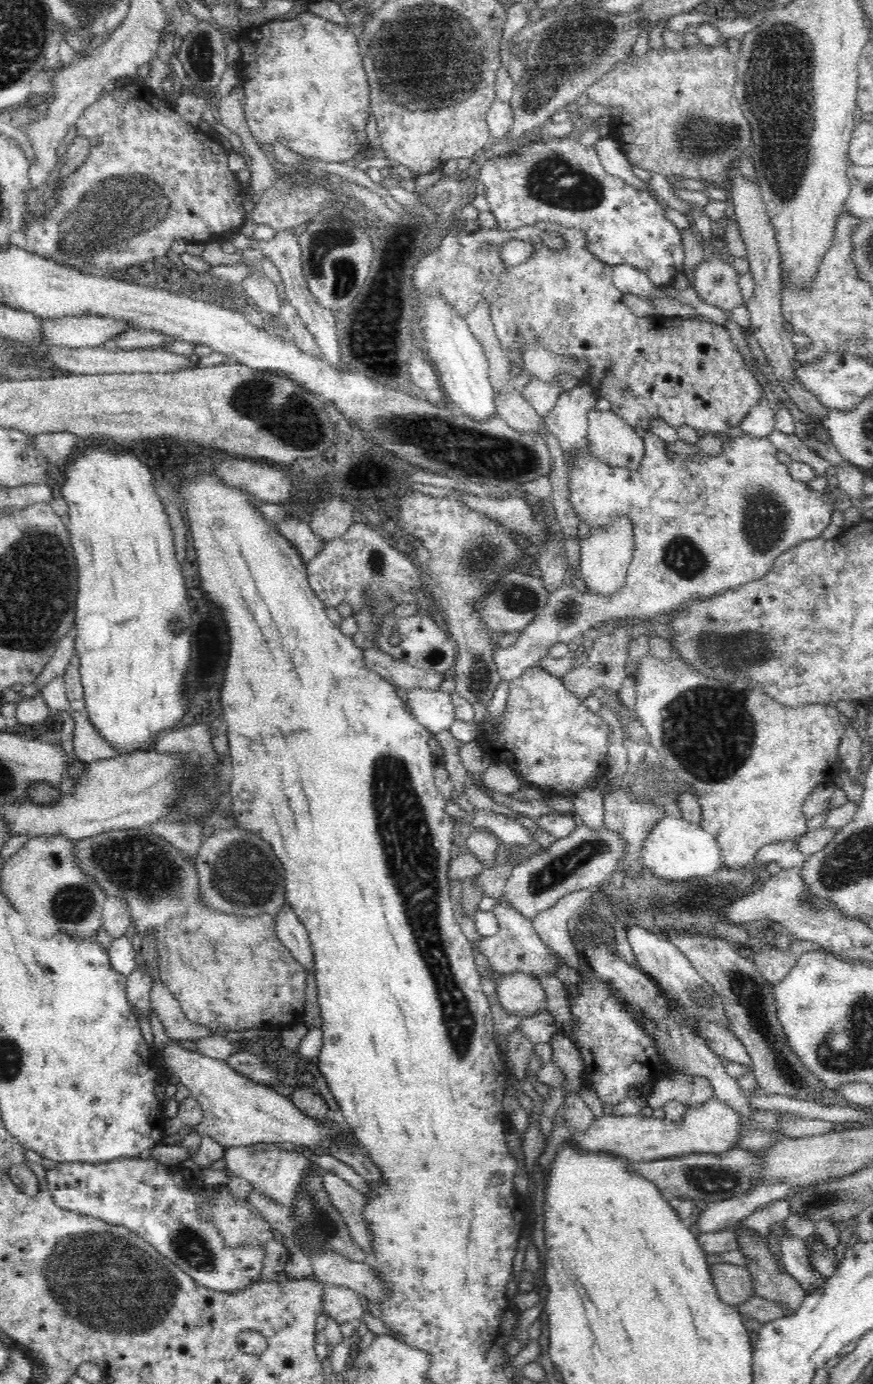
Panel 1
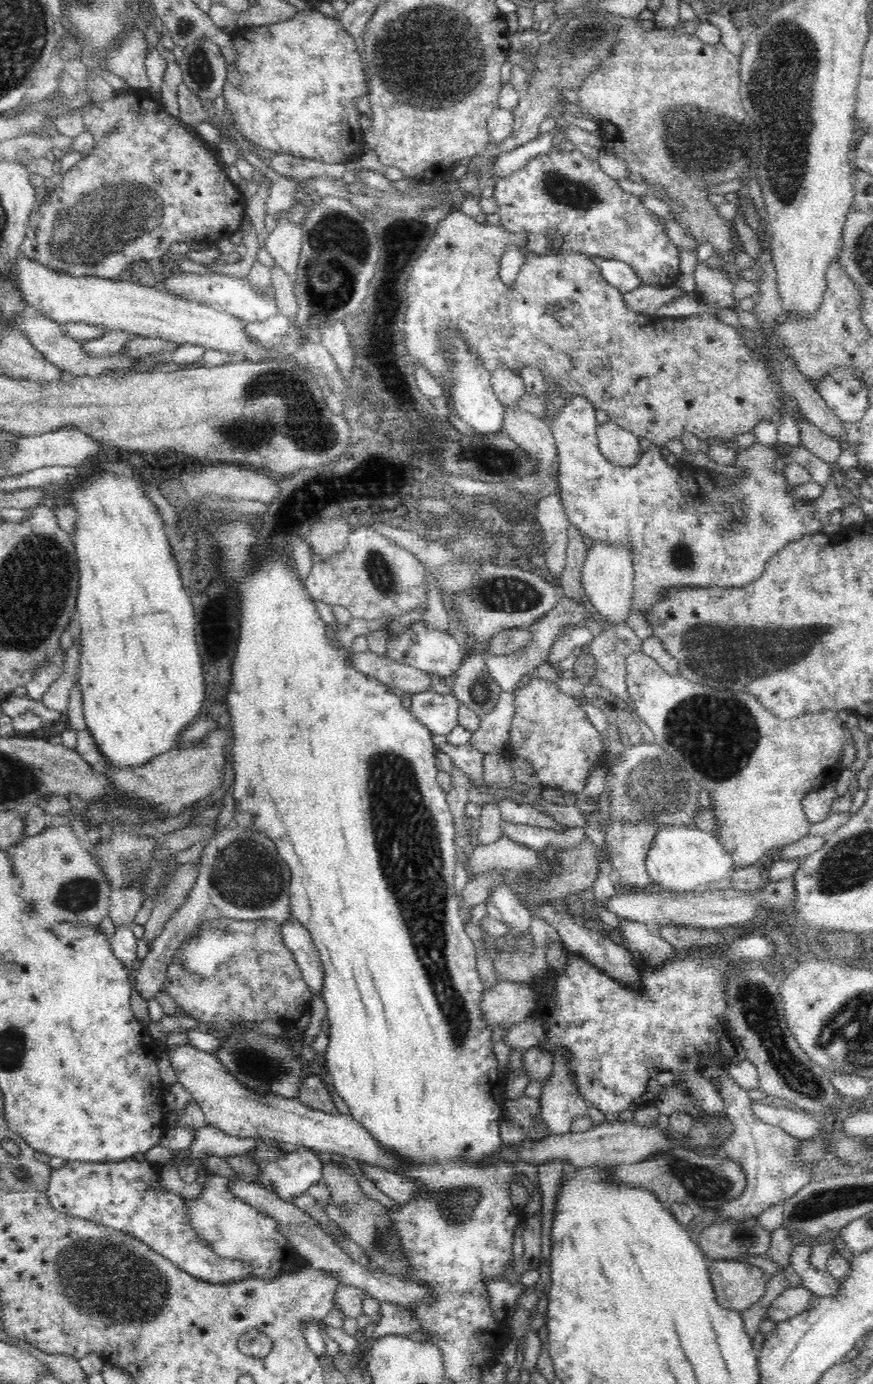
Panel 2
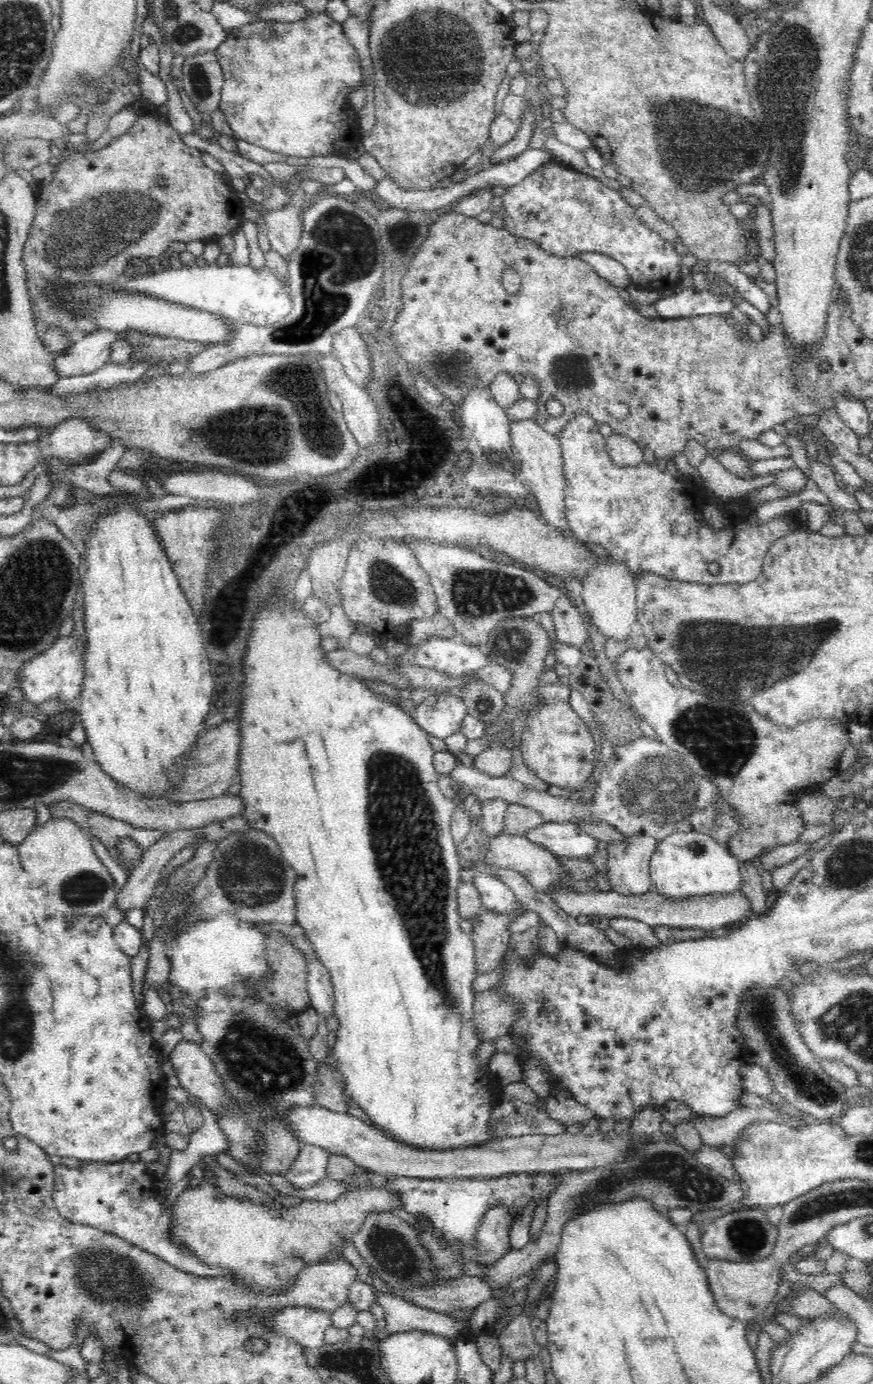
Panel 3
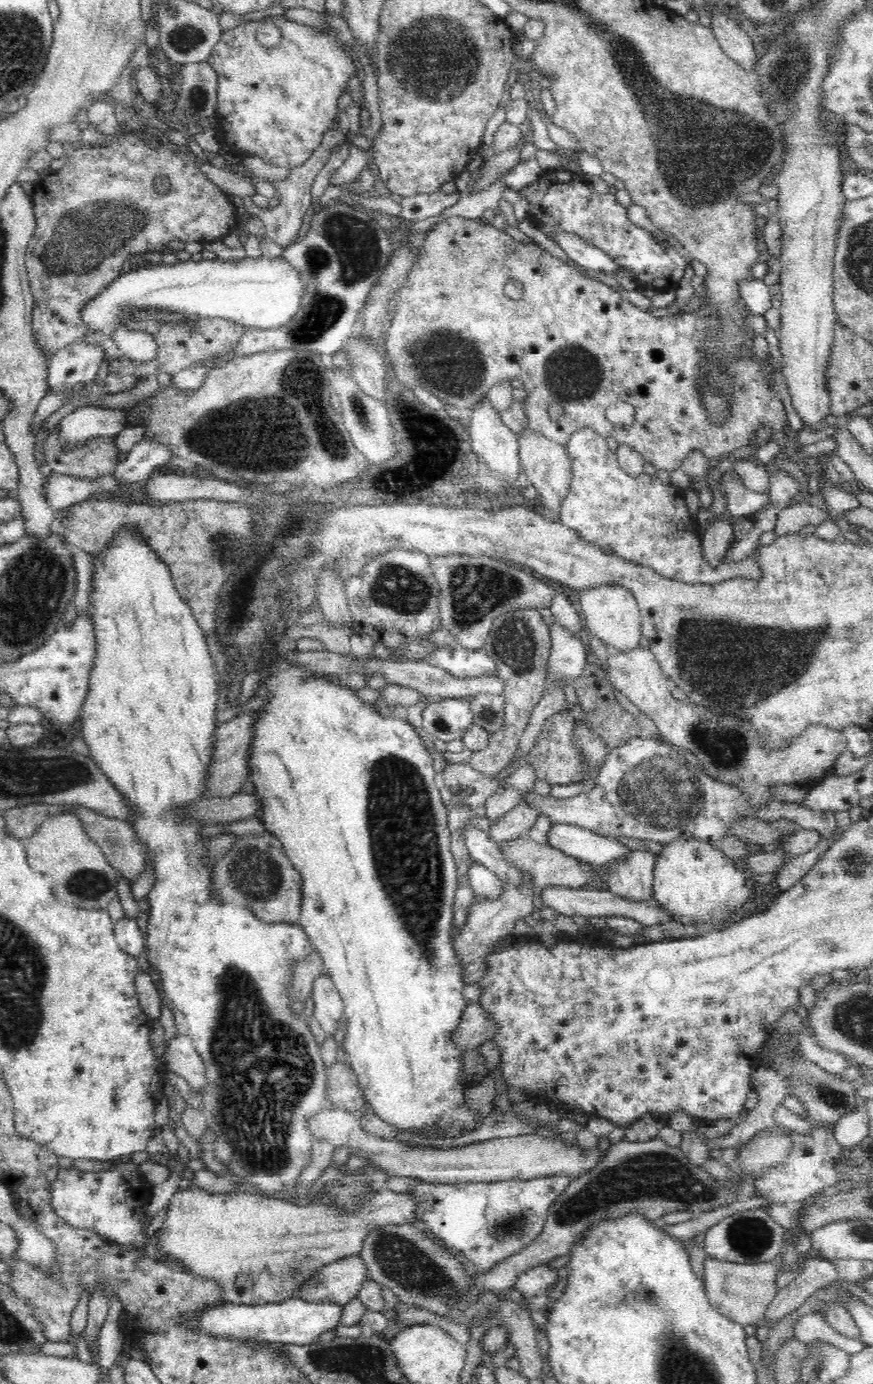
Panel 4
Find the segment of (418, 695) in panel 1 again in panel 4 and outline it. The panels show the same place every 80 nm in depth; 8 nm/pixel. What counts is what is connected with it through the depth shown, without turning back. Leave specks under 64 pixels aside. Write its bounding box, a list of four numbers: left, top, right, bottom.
[423,698,472,740]

